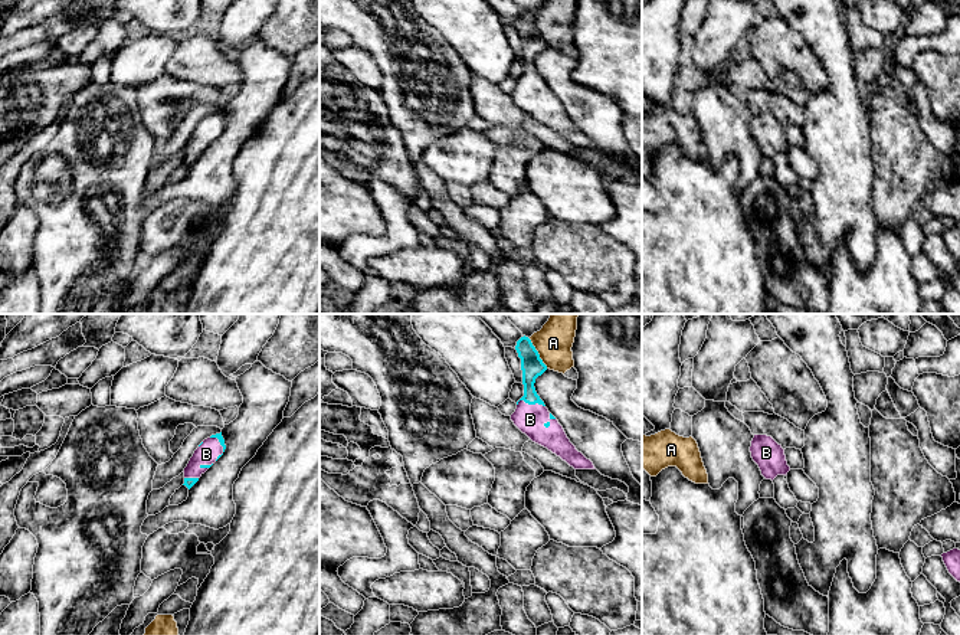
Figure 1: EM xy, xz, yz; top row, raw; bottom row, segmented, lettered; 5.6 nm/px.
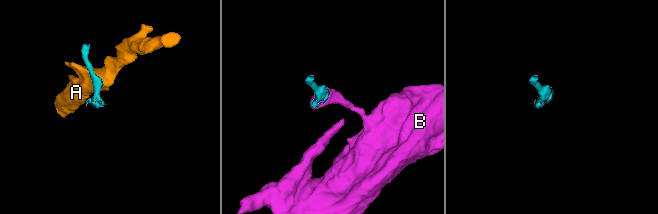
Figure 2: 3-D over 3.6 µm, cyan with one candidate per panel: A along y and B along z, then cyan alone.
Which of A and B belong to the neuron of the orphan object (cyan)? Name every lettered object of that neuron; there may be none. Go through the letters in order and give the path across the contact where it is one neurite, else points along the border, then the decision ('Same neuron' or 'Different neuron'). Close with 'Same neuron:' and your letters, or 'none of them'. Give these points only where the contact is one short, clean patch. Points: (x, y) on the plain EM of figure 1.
A: Boundary: xz (528, 16), (547, 45). Different neuron
B: Same neuron
Same neuron: B

